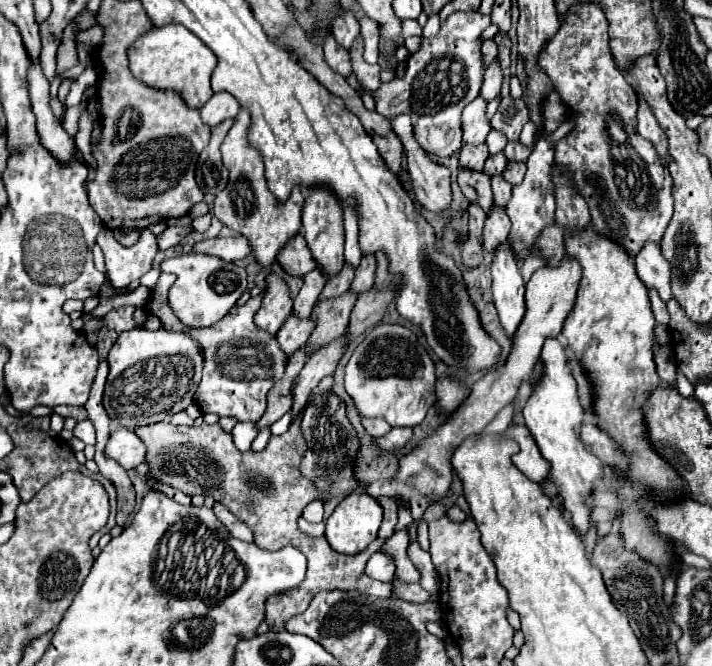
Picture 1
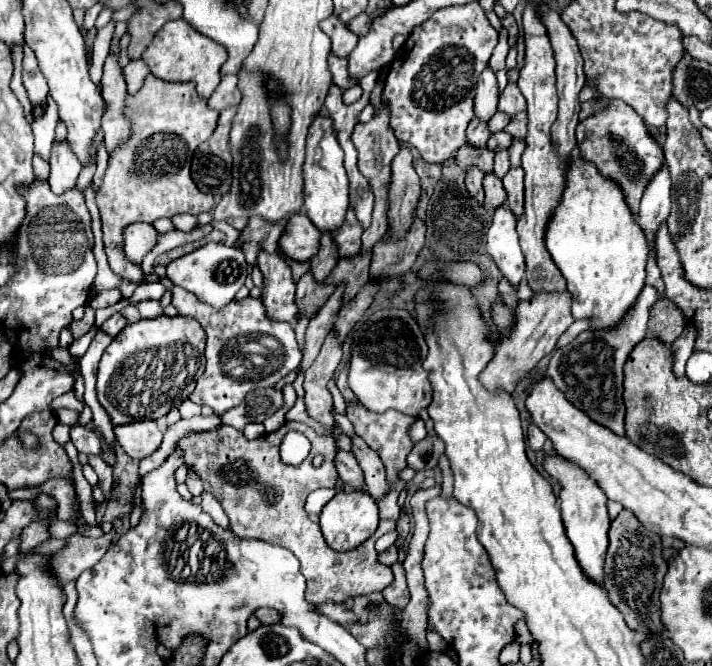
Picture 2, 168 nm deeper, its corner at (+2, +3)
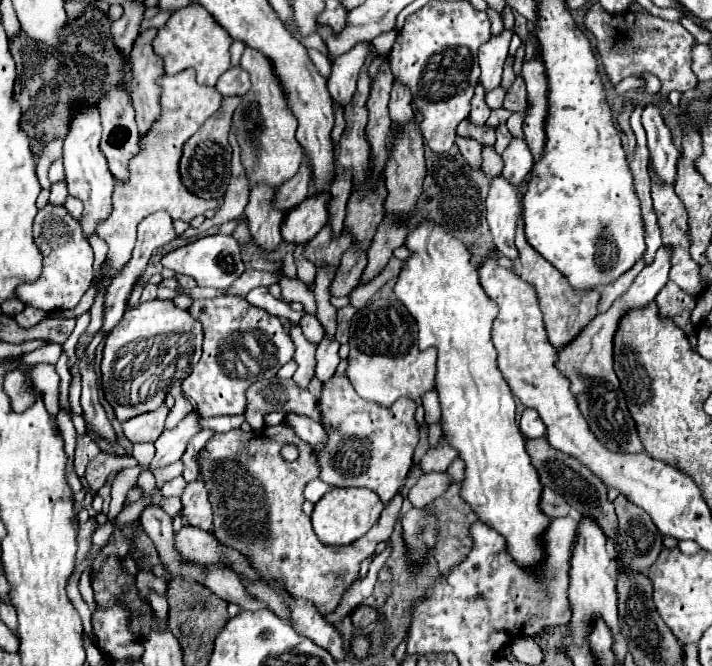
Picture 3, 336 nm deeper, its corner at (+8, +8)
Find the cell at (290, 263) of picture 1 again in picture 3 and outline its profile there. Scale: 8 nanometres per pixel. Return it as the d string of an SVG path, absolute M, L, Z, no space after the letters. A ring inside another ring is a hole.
M322 191L306 197L302 205L290 209L282 223L282 237L296 245L310 241L310 237L314 237L328 223L328 201L330 193Z

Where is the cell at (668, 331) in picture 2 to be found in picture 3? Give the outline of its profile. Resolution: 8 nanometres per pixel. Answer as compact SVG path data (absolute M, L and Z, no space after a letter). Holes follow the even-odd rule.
M668 281L662 291L656 297L656 303L660 307L662 317L670 317L676 325L688 325L692 309L696 307L696 299L688 293L682 293L678 285Z

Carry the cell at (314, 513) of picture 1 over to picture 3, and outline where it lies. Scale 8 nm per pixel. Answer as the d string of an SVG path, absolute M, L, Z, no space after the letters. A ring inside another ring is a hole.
M312 479L308 485L306 485L306 489L304 489L304 497L308 499L308 501L312 501L312 503L316 503L326 491L330 491L332 487L330 485L326 485L324 481L318 481L318 479Z

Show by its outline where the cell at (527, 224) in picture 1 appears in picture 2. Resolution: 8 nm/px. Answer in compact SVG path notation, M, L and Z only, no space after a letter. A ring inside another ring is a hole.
M510 168L510 172L502 178L508 194L508 208L516 218L524 212L524 172L522 168Z

